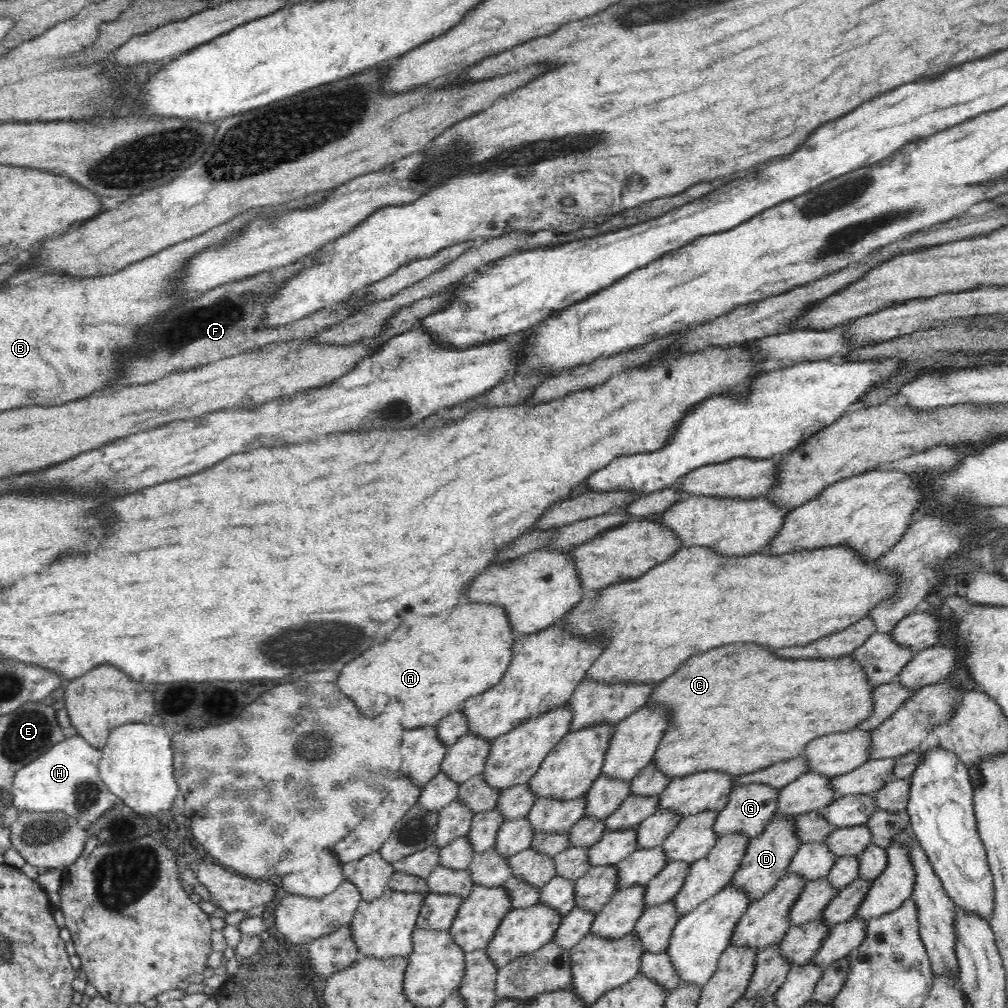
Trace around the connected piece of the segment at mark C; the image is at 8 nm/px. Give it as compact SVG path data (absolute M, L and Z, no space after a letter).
M730 644L726 648L716 648L716 650L704 652L702 656L690 658L690 662L686 662L680 672L674 672L674 676L662 680L660 686L654 690L654 696L644 704L644 706L670 704L670 708L672 708L670 711L674 712L674 720L670 724L670 730L664 732L666 736L662 736L662 740L660 740L656 752L654 752L652 762L663 774L666 774L671 779L702 771L718 771L728 773L733 777L757 772L772 764L802 755L806 744L816 740L816 738L834 734L835 732L846 732L850 728L854 728L856 724L864 722L874 712L874 705L872 705L872 690L874 689L870 685L870 681L868 681L866 671L850 655L816 660L784 660L784 658L774 656L772 650L768 650L764 646L758 646L758 644Z

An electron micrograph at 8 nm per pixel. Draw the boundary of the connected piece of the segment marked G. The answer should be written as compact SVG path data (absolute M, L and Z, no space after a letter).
M743 784L732 788L728 804L719 811L714 822L714 833L742 833L750 838L764 832L776 813L779 788L766 784Z

